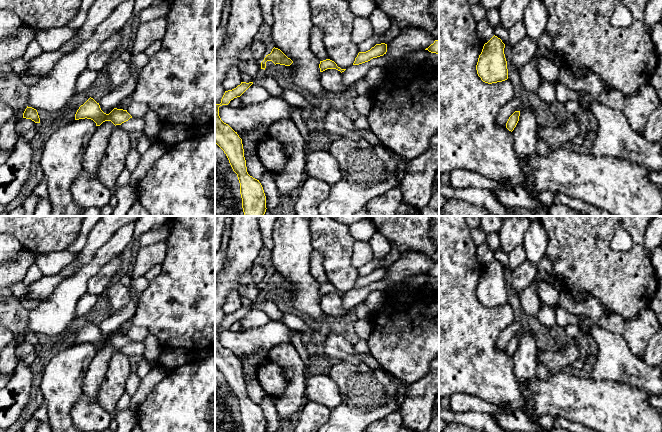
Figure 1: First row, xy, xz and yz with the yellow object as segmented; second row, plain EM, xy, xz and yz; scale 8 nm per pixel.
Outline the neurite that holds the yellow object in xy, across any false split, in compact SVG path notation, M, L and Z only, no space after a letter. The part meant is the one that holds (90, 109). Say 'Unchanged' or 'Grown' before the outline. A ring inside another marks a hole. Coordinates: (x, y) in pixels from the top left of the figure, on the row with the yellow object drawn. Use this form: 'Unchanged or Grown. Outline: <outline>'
Unchanged. Outline: M90 97L79 107L75 114L75 120L85 118L93 120L96 126L100 126L105 121L111 121L116 126L128 121L132 116L127 110L117 108L114 108L109 114L106 114L101 110L99 103Z

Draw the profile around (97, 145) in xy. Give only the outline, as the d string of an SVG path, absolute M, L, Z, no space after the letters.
M105 121L96 127L82 159L82 169L92 177L98 177L99 165L108 145L108 139L115 125Z

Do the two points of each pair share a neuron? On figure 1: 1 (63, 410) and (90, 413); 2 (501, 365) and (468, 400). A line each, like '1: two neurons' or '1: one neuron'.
1: two neurons
2: two neurons

